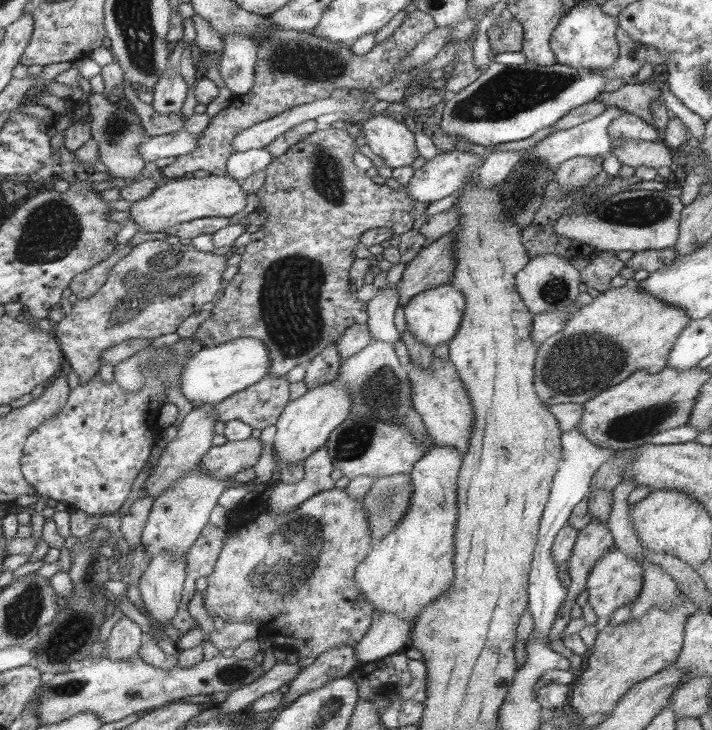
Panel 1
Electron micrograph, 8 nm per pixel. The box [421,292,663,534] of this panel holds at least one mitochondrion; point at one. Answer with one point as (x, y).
(574, 366)

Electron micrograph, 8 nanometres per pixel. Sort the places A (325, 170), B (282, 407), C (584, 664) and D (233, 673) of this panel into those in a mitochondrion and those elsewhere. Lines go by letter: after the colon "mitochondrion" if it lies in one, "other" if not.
A: mitochondrion
B: other
C: other
D: mitochondrion

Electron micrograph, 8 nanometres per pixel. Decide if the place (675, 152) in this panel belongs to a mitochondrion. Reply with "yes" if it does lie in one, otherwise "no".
no

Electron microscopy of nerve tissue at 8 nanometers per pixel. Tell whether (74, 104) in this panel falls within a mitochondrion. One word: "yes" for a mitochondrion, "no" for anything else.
no

